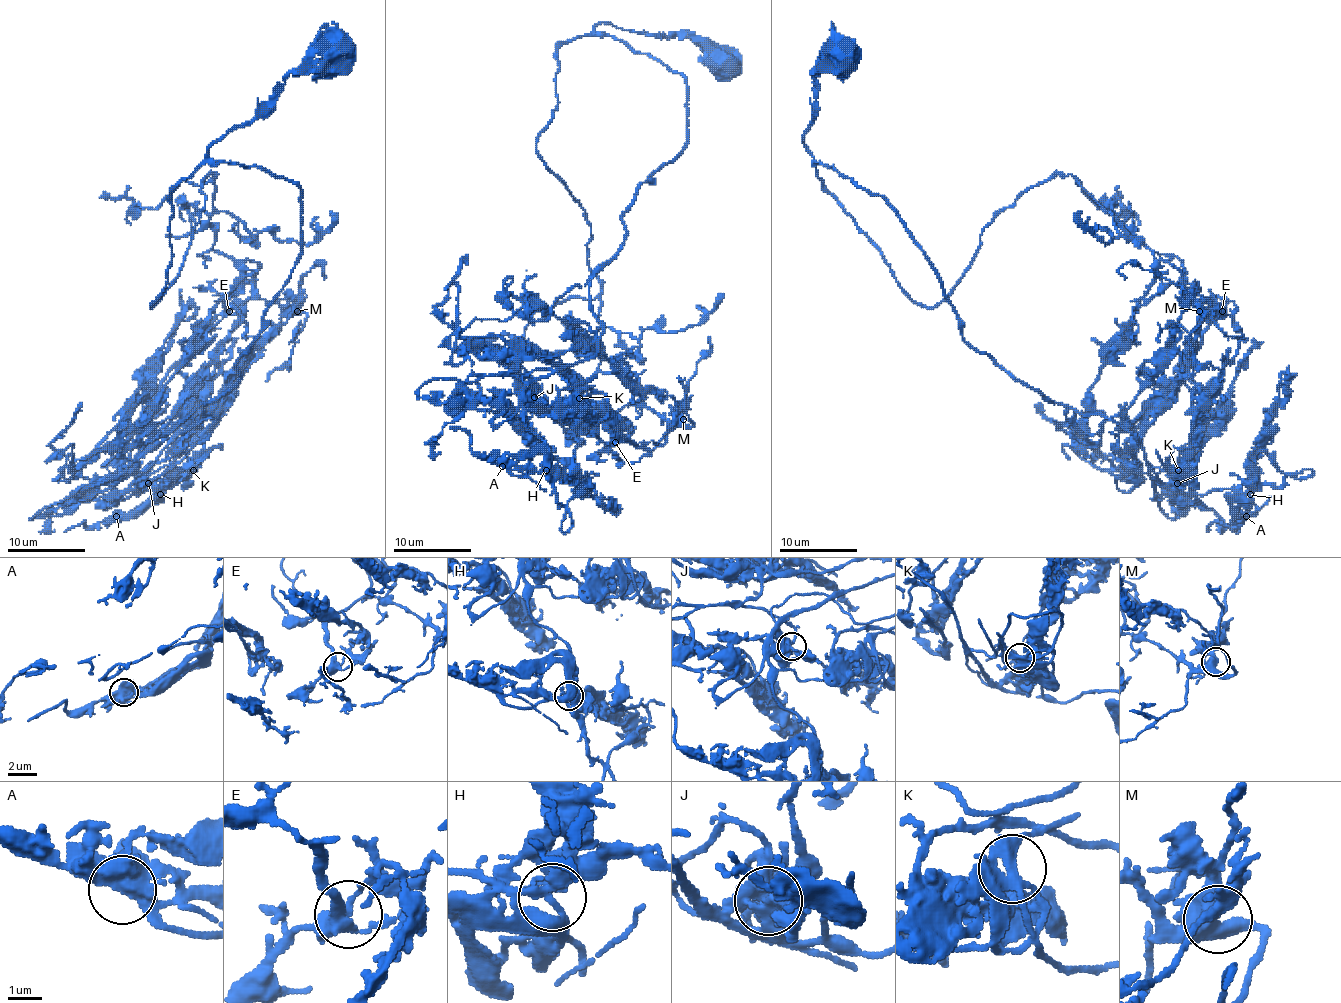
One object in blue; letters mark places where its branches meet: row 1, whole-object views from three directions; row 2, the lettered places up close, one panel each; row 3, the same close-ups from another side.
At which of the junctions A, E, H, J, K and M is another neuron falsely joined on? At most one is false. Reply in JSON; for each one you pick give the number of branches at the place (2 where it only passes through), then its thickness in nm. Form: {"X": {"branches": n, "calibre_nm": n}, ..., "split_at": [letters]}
{"split_at": []}

